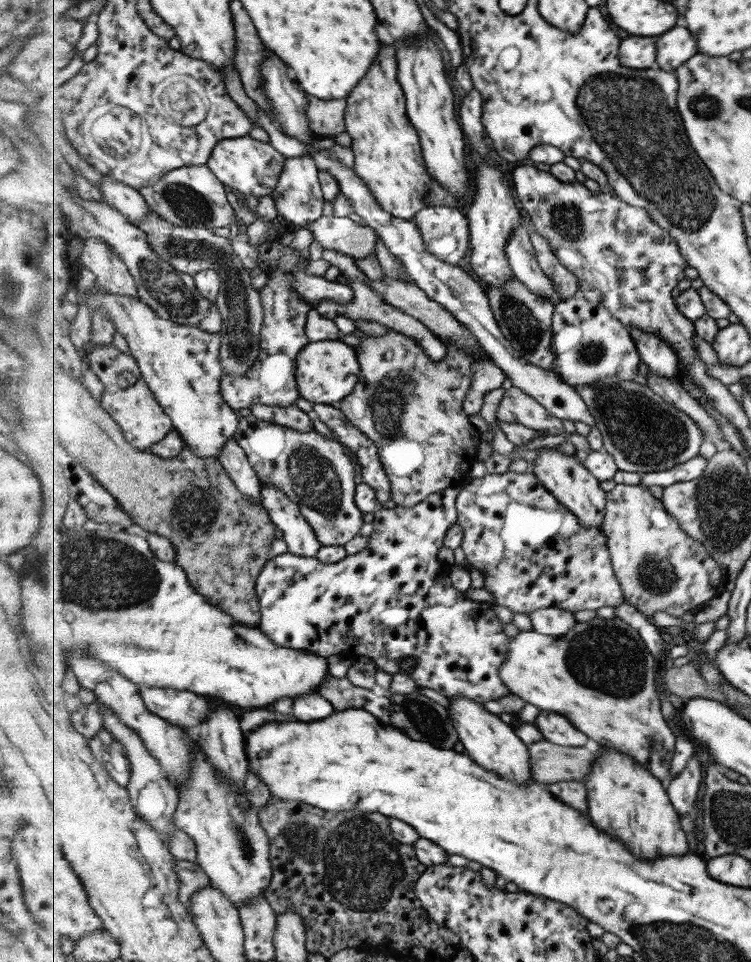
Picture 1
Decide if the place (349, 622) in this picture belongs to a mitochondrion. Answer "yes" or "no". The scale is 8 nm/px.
no

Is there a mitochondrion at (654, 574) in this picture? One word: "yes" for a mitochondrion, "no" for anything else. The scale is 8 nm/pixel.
yes

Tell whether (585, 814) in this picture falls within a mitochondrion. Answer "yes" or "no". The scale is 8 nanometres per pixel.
no

